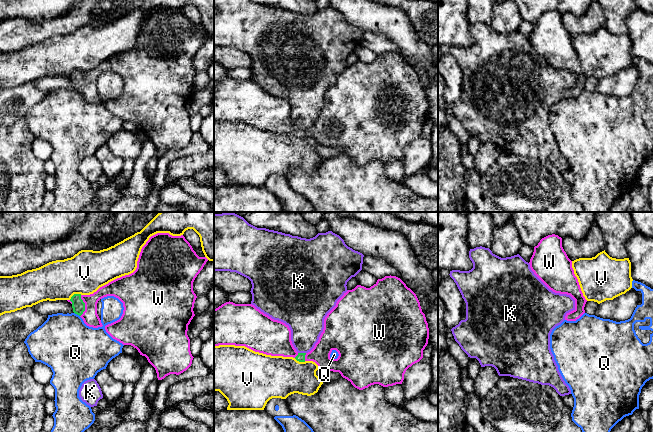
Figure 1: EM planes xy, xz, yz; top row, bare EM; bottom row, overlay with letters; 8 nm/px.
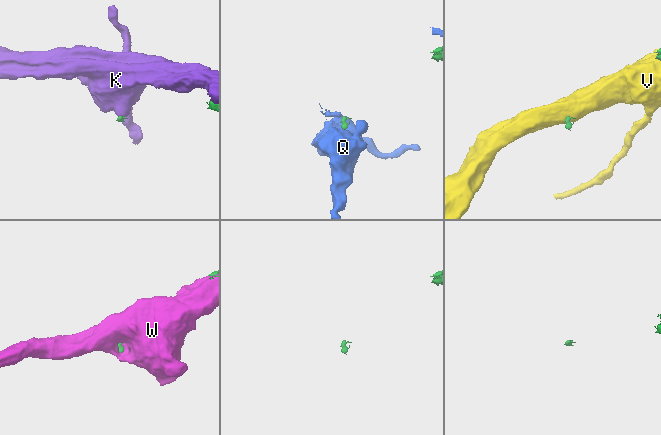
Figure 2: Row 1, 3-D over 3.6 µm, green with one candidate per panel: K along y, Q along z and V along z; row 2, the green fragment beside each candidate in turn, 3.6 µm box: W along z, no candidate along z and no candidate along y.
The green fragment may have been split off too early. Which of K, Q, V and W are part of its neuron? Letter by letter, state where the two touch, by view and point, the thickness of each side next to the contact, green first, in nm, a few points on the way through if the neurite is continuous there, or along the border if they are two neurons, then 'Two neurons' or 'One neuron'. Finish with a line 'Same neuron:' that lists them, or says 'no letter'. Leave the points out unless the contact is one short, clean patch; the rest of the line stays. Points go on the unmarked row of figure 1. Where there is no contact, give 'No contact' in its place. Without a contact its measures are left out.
K: Touches green at xz (302, 129). Thickness 70 nm (green) against 280 nm. Two neurons
Q: Touches green at xy (77, 90). Thickness 100 nm (green) against 460 nm. Boundary: xy (74, 88), (79, 92). Two neurons
V: Touches green at xy (75, 70). Thickness 100 nm (green) against 340 nm. Boundary: xy (81, 70), (74, 70), (69, 75). Two neurons
W: Touches green at xy (84, 82). Thickness 100 nm (green) against 130 nm. One neuron
Same neuron: W

